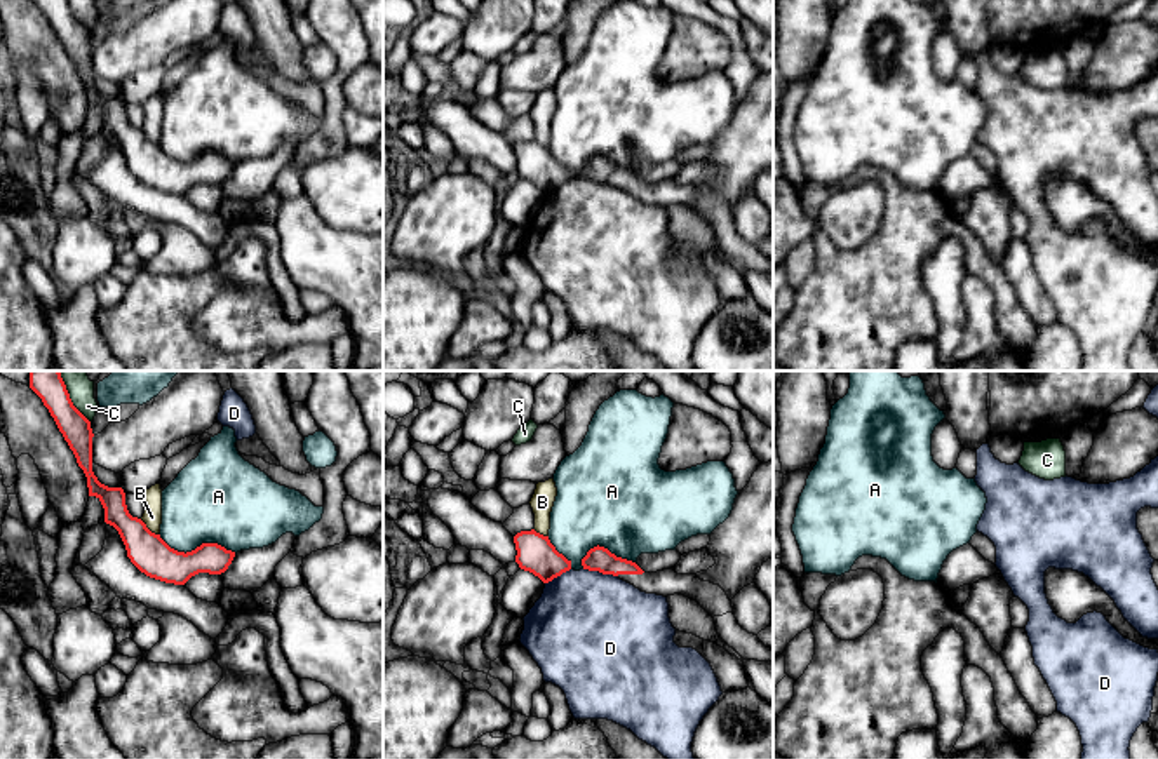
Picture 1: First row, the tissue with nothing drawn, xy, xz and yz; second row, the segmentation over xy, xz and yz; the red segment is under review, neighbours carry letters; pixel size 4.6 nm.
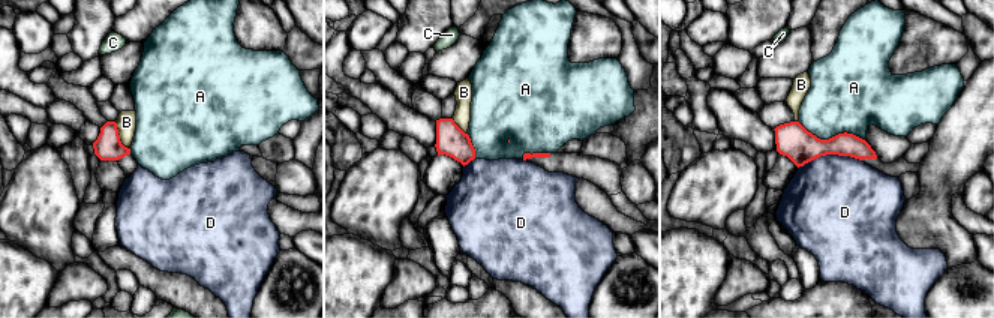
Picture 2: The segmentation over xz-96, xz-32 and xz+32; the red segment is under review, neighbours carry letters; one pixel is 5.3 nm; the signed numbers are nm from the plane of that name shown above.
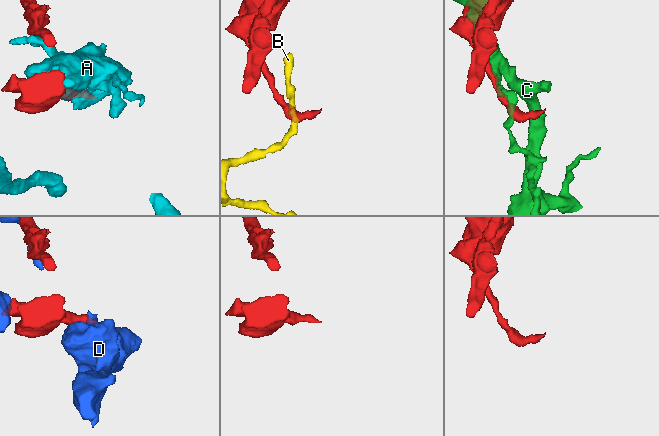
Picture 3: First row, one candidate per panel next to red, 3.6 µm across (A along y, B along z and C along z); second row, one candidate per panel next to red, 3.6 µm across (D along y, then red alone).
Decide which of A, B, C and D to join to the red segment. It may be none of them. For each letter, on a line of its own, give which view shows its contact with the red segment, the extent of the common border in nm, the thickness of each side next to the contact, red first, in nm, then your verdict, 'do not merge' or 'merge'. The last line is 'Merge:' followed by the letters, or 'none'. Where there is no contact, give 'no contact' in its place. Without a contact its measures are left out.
A: xy | 380 nm | 180/420 nm | do not merge
B: xy | 120 nm | 180/90 nm | do not merge
C: xy | 190 nm | 140/100 nm | do not merge
D: xz | 170 nm | 110/480 nm | do not merge
Merge: none

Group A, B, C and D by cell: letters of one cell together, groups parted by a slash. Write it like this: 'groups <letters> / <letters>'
groups A / B / C / D

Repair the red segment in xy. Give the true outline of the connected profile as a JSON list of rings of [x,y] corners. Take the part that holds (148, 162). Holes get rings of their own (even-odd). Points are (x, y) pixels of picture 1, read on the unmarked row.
[[[33,0],[49,19],[59,42],[73,61],[78,77],[87,87],[89,106],[96,106],[104,118],[104,132],[113,136],[127,160],[131,172],[146,186],[185,195],[199,183],[221,185],[232,174],[235,162],[218,153],[202,153],[192,162],[171,158],[160,144],[132,127],[122,97],[108,97],[92,82],[91,31],[73,16],[68,0]]]

